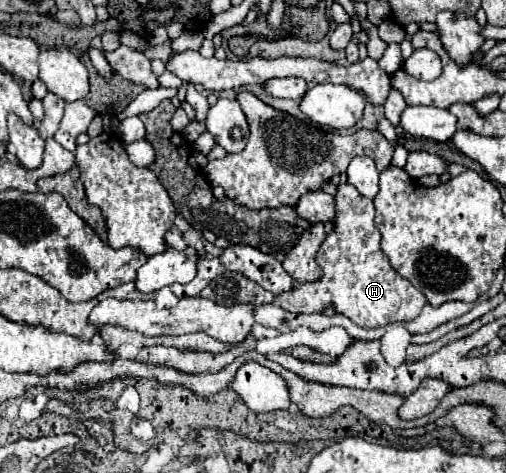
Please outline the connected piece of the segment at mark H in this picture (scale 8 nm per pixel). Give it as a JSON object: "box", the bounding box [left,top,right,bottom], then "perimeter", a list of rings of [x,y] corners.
{"box":[276,183,426,327],"perimeter":[[[340,183],[336,193],[336,217],[334,229],[320,245],[316,262],[322,269],[322,277],[312,283],[296,283],[290,291],[276,295],[276,301],[284,311],[292,313],[322,313],[334,307],[336,313],[346,315],[360,327],[382,327],[394,321],[412,321],[426,305],[424,293],[420,293],[410,281],[398,275],[388,257],[380,249],[380,233],[374,225],[374,201],[360,195],[350,183]]]}

